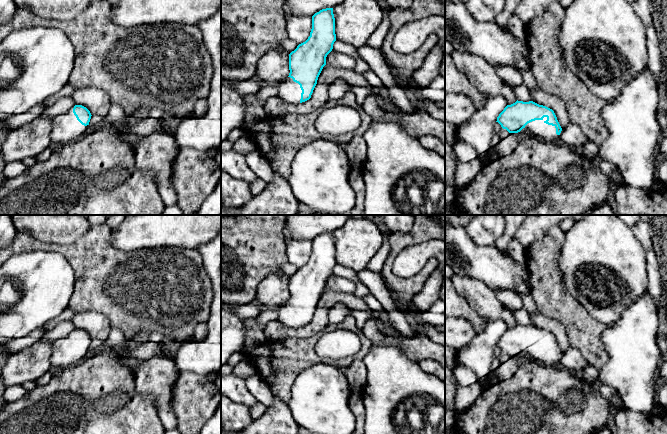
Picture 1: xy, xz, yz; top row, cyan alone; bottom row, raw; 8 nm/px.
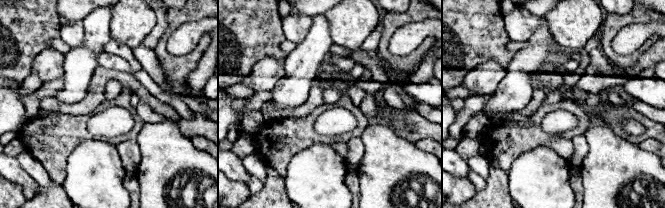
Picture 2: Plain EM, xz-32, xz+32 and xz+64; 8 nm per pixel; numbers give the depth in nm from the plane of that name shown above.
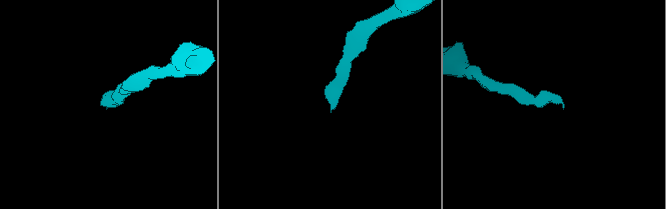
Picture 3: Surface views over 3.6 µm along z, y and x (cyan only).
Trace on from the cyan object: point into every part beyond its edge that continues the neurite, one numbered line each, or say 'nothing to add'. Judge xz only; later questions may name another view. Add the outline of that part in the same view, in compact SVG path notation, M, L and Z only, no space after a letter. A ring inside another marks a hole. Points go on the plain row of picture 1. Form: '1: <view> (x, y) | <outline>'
1: xz (289, 315) | M287 301L284 304L280 304L278 307L278 321L284 326L289 328L300 327L302 314L300 309L293 305L292 302Z

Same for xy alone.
1: xy (66, 352) | M72 331L67 337L56 340L52 344L50 363L52 367L63 369L85 359L89 349L82 349L73 337Z

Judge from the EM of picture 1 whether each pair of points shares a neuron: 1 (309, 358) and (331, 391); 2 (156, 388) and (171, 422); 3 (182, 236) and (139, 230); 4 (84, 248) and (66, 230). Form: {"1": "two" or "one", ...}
{"1": "two", "2": "one", "3": "one", "4": "two"}

